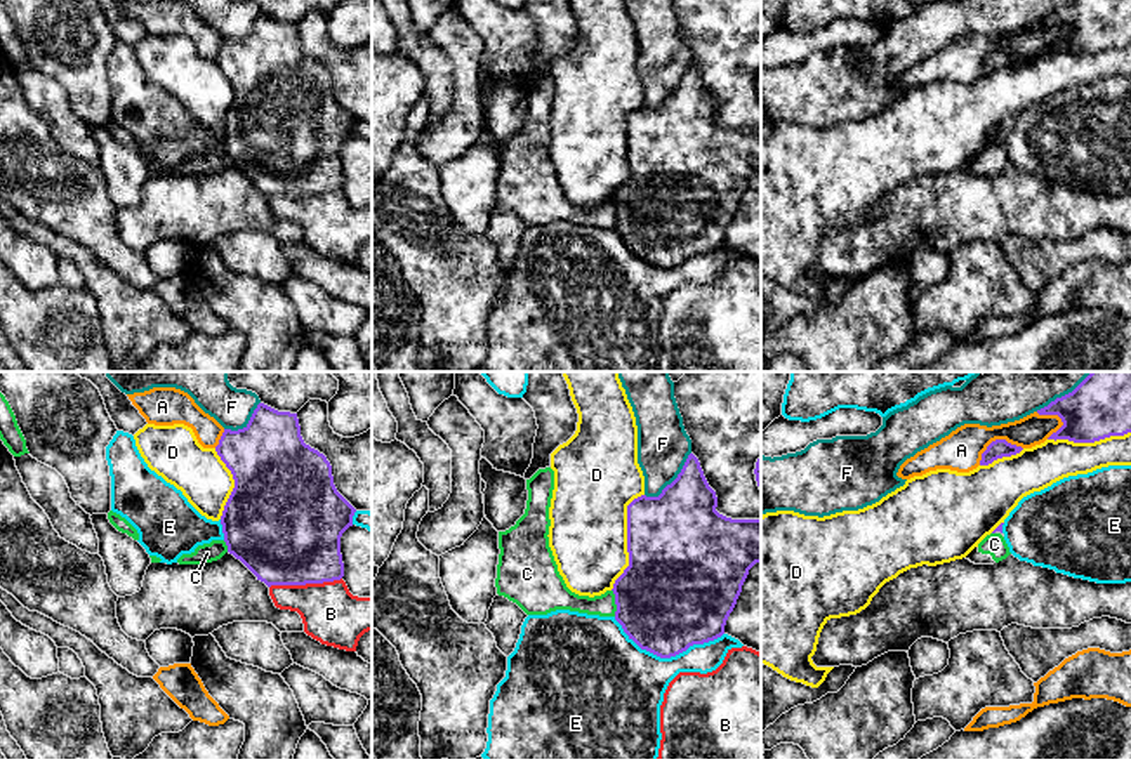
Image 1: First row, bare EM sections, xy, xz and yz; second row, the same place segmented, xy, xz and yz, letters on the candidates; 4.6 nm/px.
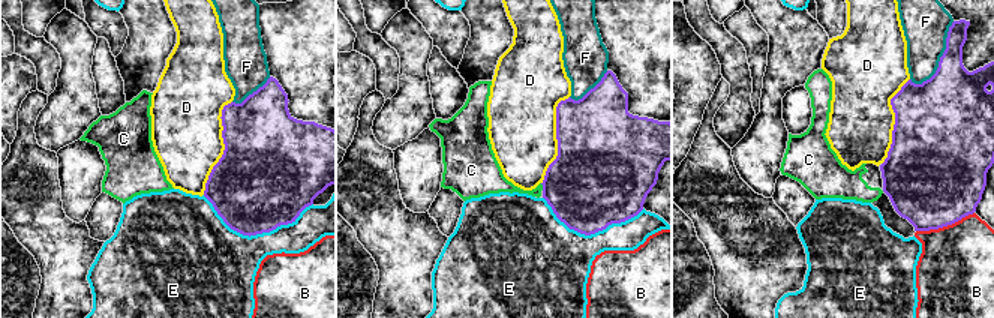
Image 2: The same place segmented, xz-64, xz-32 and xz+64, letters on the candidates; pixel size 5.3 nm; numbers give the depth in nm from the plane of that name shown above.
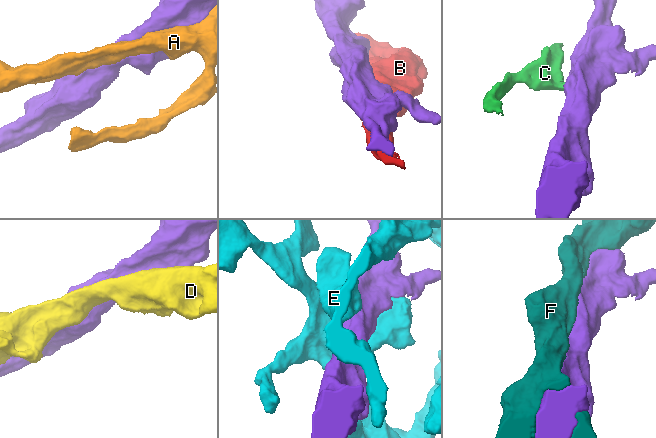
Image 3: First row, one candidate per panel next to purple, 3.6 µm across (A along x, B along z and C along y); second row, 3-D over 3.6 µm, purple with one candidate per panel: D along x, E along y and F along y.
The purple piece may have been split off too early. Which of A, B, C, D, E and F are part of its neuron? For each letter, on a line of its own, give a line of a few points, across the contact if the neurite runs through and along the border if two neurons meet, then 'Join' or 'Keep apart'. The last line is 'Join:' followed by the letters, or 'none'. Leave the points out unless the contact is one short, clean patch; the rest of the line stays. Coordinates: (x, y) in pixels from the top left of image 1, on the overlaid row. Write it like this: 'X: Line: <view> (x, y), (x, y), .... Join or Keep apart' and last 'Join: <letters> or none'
A: Keep apart
B: Keep apart
C: Keep apart
D: Keep apart
E: Keep apart
F: Keep apart
Join: none

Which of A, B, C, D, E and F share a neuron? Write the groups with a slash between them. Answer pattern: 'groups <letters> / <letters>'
groups A / B / C / D / E / F

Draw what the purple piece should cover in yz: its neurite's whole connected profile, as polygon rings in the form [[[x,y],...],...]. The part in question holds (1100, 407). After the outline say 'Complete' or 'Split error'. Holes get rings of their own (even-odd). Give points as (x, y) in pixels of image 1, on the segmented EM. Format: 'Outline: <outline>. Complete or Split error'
Outline: [[[1091,372],[1072,393],[1037,410],[1039,415],[1058,415],[1063,426],[1048,439],[1095,443],[1131,432],[1131,372]]]. Complete

